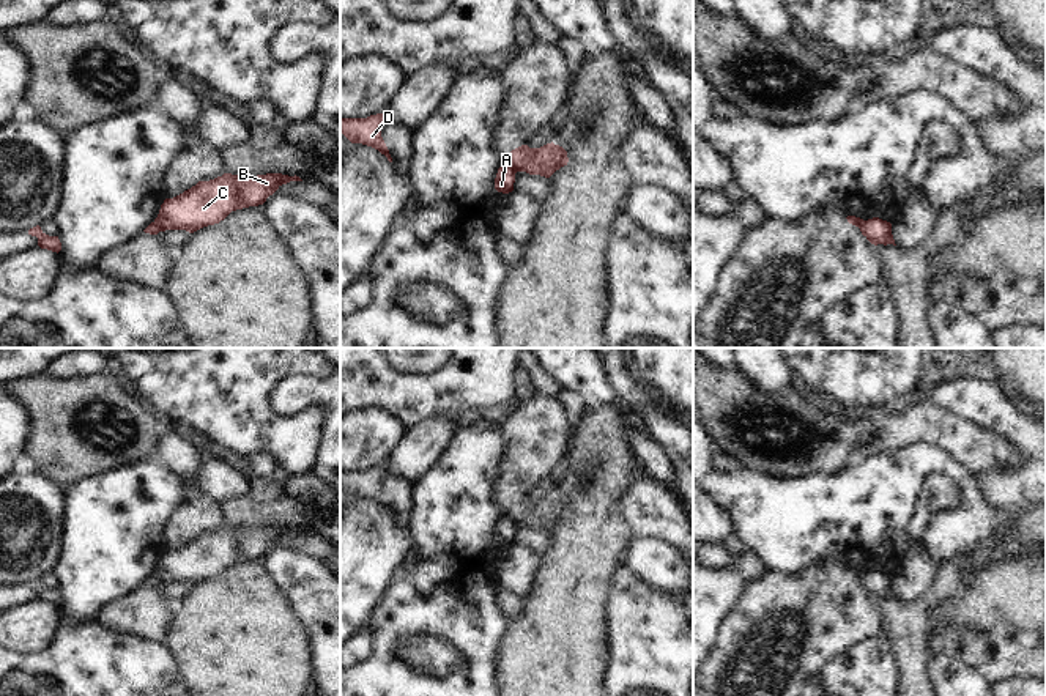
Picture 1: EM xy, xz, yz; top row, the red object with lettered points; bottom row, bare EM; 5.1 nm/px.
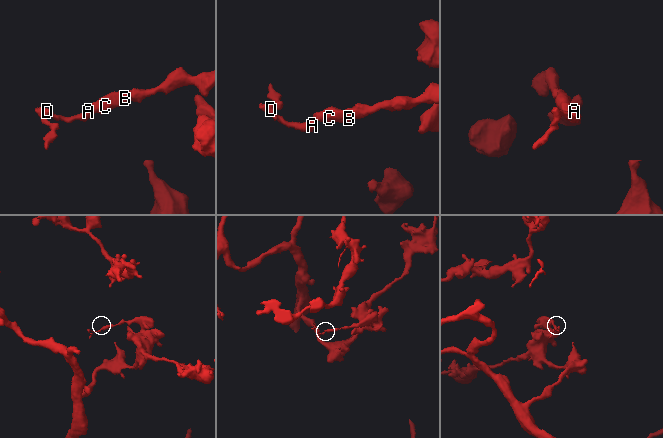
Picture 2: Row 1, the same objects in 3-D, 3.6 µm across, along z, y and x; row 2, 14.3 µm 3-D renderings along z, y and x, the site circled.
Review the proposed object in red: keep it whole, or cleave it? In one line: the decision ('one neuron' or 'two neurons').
two neurons

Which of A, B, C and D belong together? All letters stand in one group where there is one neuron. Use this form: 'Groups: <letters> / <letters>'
Groups: A D / B C.

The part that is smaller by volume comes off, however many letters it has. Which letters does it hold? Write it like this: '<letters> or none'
A, D.

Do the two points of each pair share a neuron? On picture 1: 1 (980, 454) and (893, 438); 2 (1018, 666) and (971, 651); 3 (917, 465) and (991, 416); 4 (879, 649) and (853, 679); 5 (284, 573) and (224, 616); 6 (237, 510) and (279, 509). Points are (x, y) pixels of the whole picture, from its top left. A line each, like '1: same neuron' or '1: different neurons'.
1: same neuron
2: same neuron
3: different neurons
4: same neuron
5: different neurons
6: same neuron

